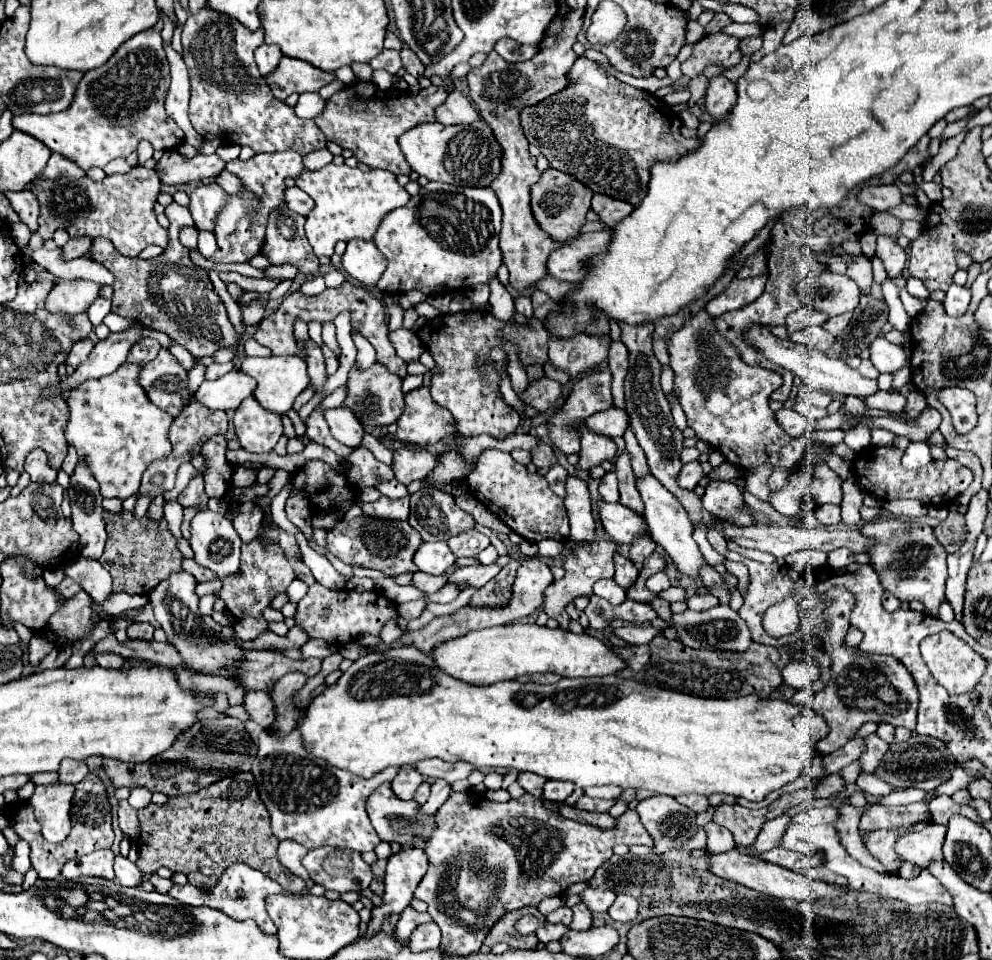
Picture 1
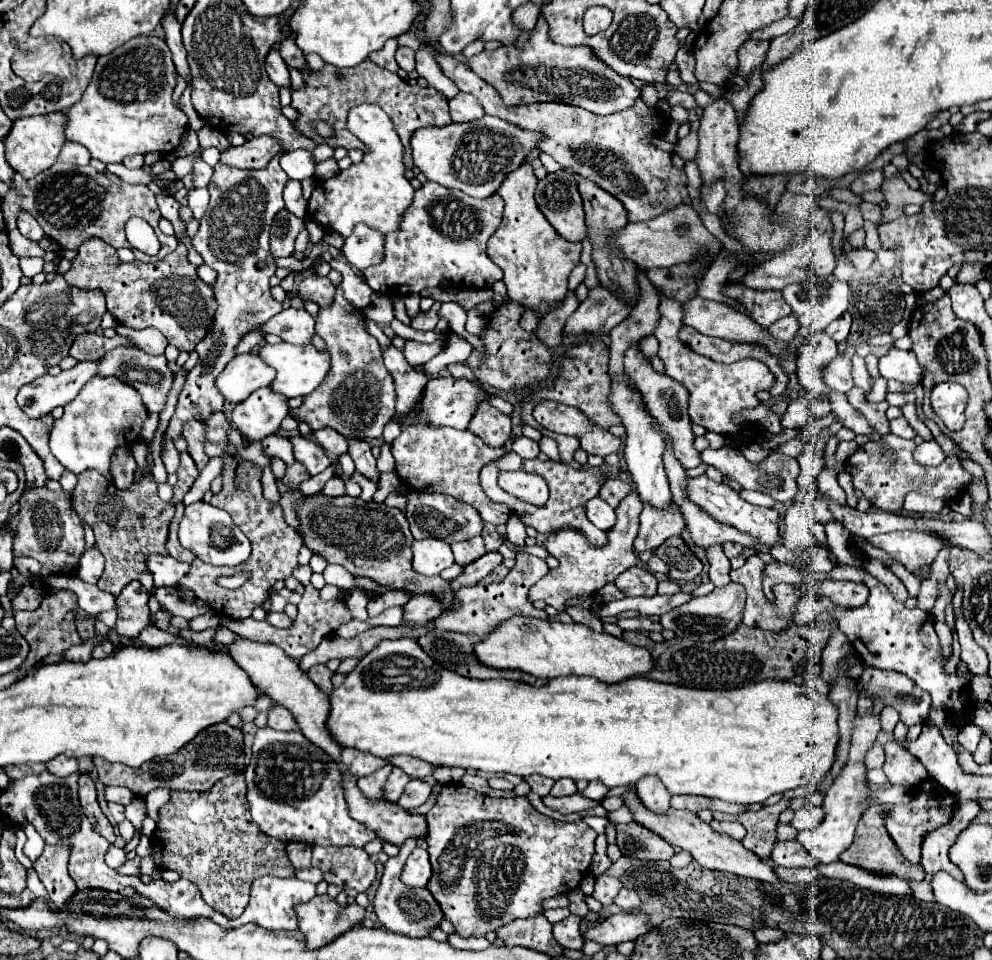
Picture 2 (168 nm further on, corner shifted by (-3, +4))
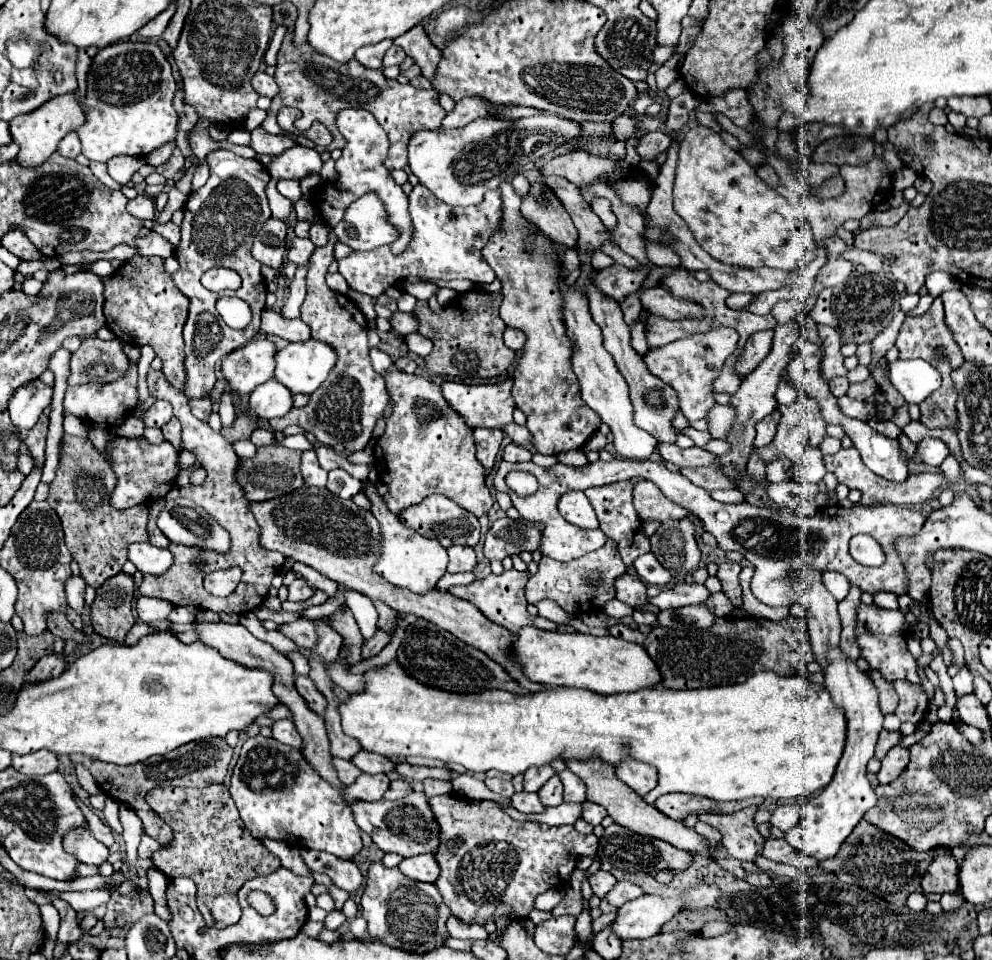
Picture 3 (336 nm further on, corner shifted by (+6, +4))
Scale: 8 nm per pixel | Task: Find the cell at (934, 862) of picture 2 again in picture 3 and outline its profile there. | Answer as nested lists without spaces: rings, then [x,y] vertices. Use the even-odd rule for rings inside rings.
[[[939,854],[927,874],[923,876],[923,892],[937,892],[937,894],[945,894],[945,892],[957,892],[959,890],[959,878],[957,878],[957,862],[951,854]]]

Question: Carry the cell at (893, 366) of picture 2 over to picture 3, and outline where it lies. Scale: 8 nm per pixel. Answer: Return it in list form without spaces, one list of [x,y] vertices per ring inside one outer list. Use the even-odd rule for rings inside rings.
[[[925,360],[891,362],[889,380],[911,404],[921,404],[941,386],[941,374]]]

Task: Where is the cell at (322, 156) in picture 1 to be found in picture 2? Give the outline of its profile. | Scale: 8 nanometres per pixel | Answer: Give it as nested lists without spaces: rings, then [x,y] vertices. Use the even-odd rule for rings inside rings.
[[[296,150],[296,152],[286,152],[280,160],[280,166],[292,180],[306,180],[314,178],[318,164],[310,150]]]

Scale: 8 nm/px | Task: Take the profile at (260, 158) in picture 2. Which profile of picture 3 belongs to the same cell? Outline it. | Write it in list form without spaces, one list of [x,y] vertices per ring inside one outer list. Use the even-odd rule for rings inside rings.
[[[261,126],[251,132],[251,148],[257,154],[277,156],[277,154],[281,154],[287,148],[293,148],[293,146],[297,146],[297,142],[293,138],[289,138],[289,136],[273,136],[273,134],[265,132]]]

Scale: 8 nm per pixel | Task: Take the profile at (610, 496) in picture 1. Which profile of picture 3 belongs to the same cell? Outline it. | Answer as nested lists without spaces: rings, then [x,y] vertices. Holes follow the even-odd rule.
[[[625,480],[625,482],[615,482],[615,484],[607,484],[607,486],[599,486],[599,488],[585,490],[585,496],[589,498],[589,502],[591,502],[591,506],[593,506],[595,514],[597,514],[599,530],[609,540],[615,542],[615,546],[617,546],[617,550],[621,554],[621,560],[627,566],[631,566],[637,556],[647,554],[651,550],[649,538],[643,532],[643,522],[637,516],[635,506],[633,506],[633,486],[635,484],[631,480]]]

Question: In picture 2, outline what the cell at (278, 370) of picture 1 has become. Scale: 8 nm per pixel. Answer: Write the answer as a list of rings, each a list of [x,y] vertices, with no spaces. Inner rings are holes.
[[[280,342],[276,346],[262,346],[258,350],[262,362],[266,362],[268,366],[272,366],[276,370],[276,378],[270,384],[270,388],[278,394],[284,394],[286,398],[294,398],[294,396],[306,396],[310,394],[328,374],[330,370],[330,360],[328,360],[328,352],[318,352],[314,346],[290,346],[286,342]]]

